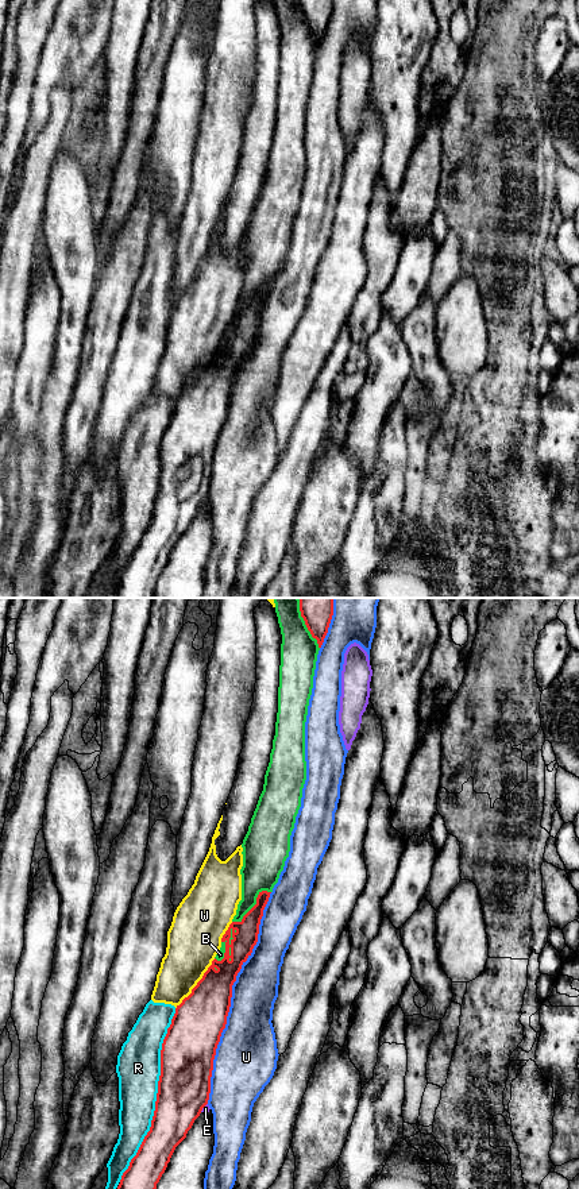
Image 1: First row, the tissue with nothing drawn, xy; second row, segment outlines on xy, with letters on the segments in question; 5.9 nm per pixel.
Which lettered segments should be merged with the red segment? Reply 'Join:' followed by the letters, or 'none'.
Join: none

